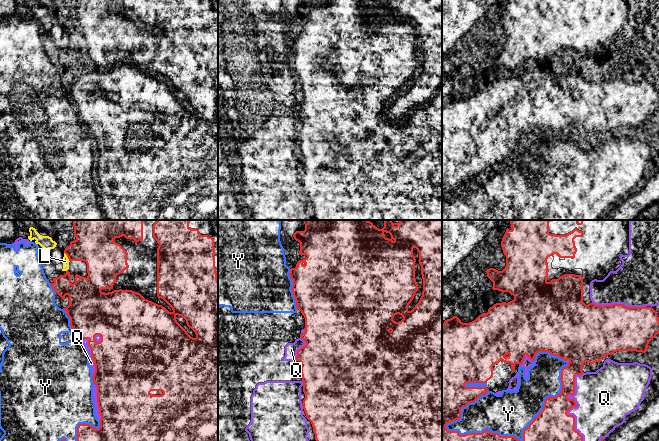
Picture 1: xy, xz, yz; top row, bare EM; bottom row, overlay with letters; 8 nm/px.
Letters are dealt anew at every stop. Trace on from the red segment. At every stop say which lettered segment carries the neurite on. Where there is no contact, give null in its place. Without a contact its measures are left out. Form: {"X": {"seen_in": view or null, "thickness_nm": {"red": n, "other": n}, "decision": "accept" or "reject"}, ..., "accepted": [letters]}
{"L": {"seen_in": "xy", "thickness_nm": {"red": 320, "other": 50}, "decision": "reject"}, "Q": {"seen_in": "yz", "thickness_nm": {"red": 300, "other": 440}, "decision": "reject"}, "Y": {"seen_in": "yz", "thickness_nm": {"red": 460, "other": 360}, "decision": "reject"}, "accepted": []}

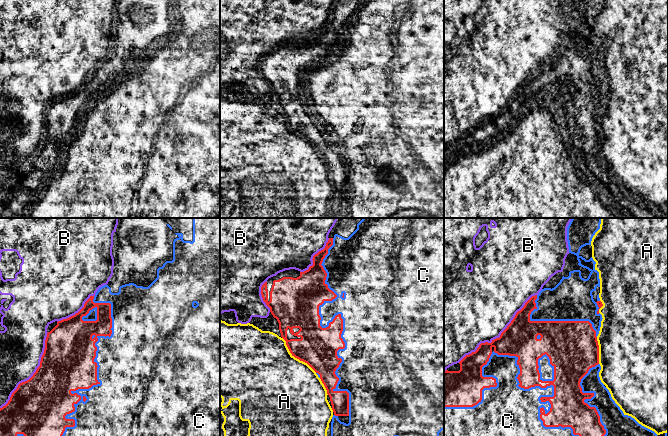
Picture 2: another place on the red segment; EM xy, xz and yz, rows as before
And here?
{"A": {"seen_in": "xz", "thickness_nm": {"red": 320, "other": 480}, "decision": "reject"}, "B": {"seen_in": "yz", "thickness_nm": {"red": 280, "other": 480}, "decision": "reject"}, "C": {"seen_in": "yz", "thickness_nm": {"red": 200, "other": 420}, "decision": "reject"}, "accepted": []}

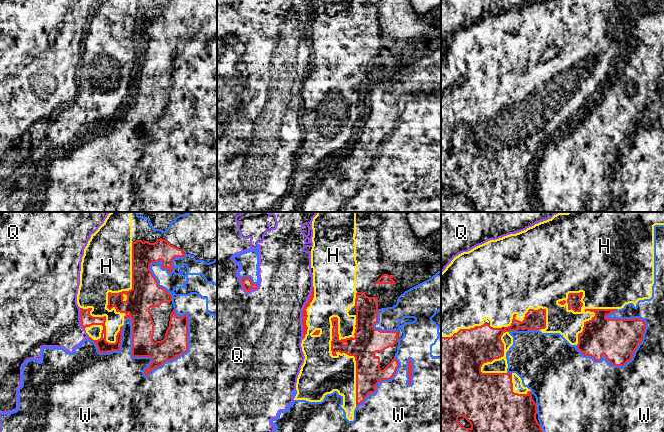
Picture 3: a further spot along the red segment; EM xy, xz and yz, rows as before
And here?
{"H": {"seen_in": "xz", "thickness_nm": {"red": 220, "other": 320}, "decision": "accept"}, "Q": {"seen_in": "xz", "thickness_nm": {"red": 50, "other": 500}, "decision": "reject"}, "W": {"seen_in": "xy", "thickness_nm": {"red": 200, "other": 300}, "decision": "reject"}, "accepted": ["H"]}

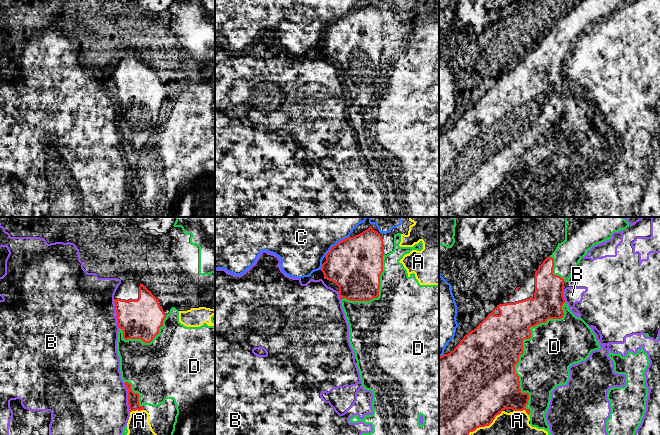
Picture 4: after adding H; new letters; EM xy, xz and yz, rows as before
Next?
{"A": {"seen_in": "yz", "thickness_nm": {"red": 340, "other": 400}, "decision": "reject"}, "B": {"seen_in": "xy", "thickness_nm": {"red": 100, "other": 500}, "decision": "reject"}, "C": {"seen_in": "xz", "thickness_nm": {"red": 440, "other": 340}, "decision": "reject"}, "D": {"seen_in": "yz", "thickness_nm": {"red": 440, "other": 400}, "decision": "reject"}, "accepted": []}

